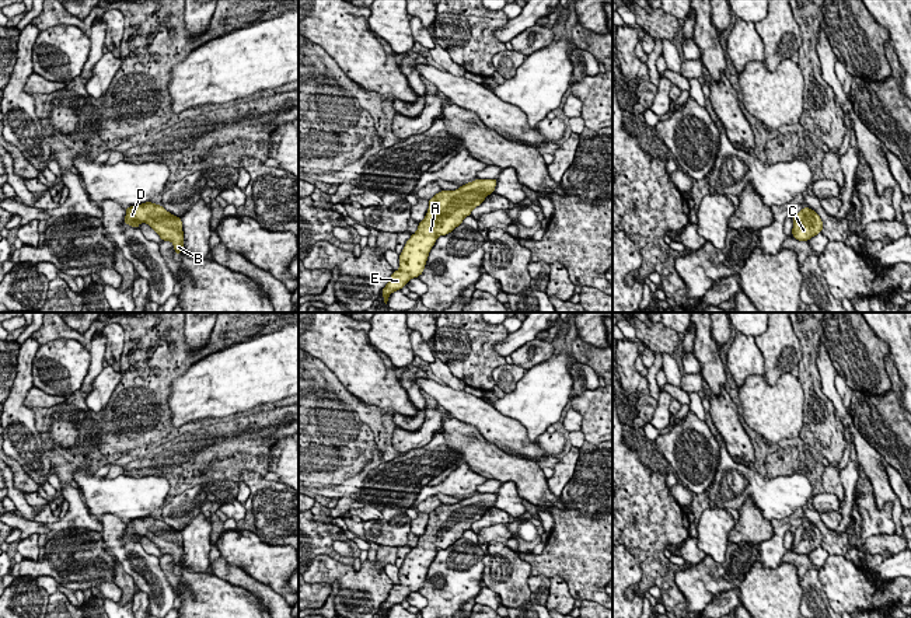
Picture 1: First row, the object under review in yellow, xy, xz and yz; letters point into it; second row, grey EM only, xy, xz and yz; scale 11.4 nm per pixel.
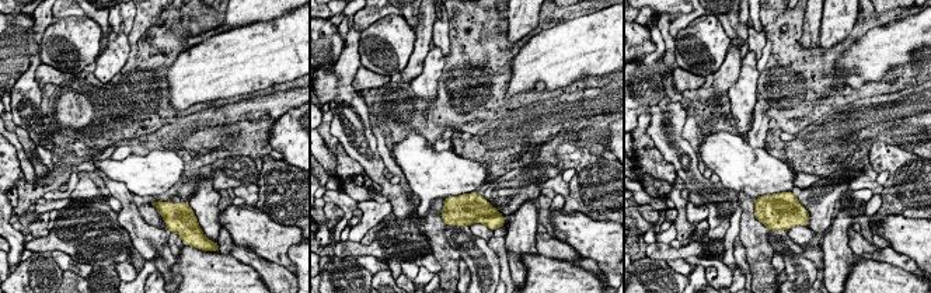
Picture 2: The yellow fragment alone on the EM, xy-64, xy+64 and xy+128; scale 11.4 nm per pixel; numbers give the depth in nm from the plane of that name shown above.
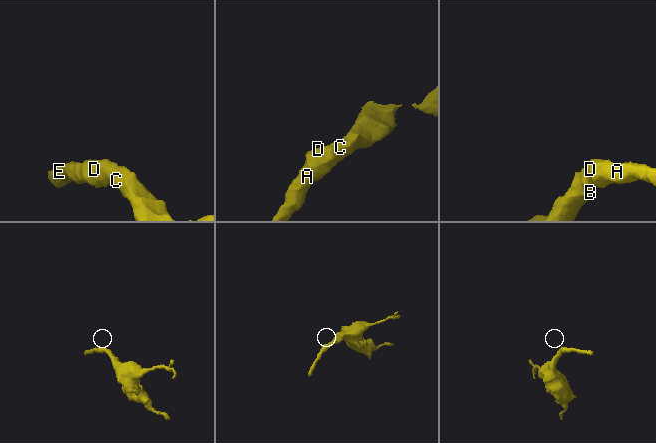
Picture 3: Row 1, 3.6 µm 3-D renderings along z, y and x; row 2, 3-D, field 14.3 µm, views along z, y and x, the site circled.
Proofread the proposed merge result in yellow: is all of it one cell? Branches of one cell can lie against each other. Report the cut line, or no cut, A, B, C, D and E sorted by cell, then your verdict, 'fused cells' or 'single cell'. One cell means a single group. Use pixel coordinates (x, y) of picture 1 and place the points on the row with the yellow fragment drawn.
no cut; A B C D E; single cell

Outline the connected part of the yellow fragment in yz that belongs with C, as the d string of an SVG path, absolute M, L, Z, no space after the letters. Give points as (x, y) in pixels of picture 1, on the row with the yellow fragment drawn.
M804 206L797 214L793 216L793 238L807 241L820 234L821 230L823 221L814 210Z

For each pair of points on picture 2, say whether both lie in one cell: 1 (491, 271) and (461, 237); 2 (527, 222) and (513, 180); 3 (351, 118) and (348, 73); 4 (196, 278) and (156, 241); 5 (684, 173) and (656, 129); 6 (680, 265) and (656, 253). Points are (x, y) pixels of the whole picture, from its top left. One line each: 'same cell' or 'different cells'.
1: same cell
2: different cells
3: same cell
4: different cells
5: same cell
6: different cells

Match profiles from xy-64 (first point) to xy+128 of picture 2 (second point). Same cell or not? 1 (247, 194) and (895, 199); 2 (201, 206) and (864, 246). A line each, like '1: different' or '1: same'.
1: different
2: different

